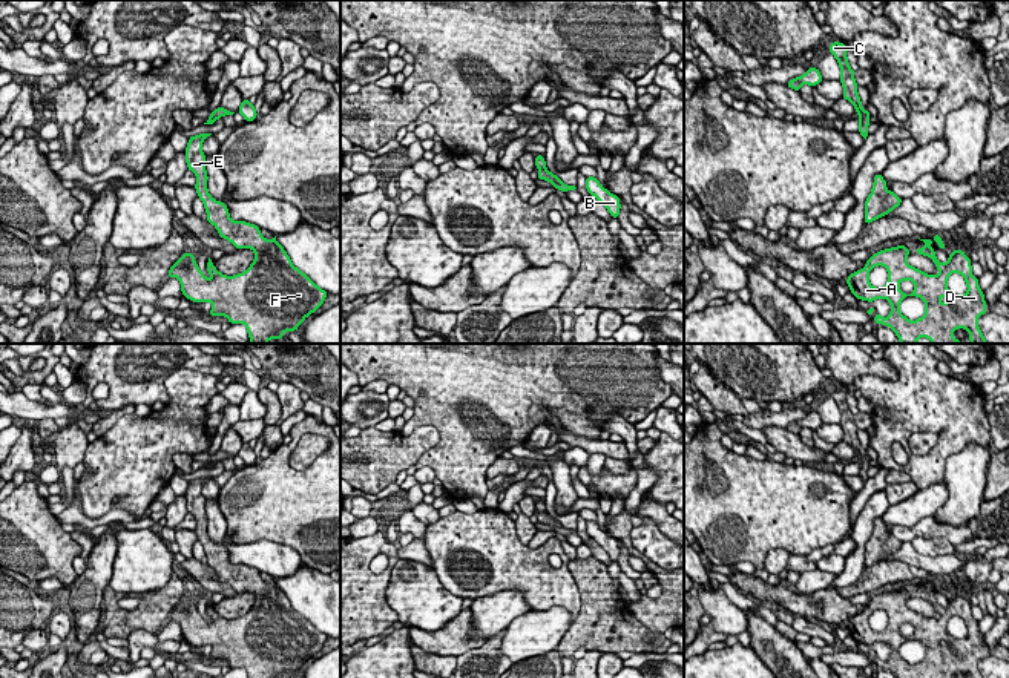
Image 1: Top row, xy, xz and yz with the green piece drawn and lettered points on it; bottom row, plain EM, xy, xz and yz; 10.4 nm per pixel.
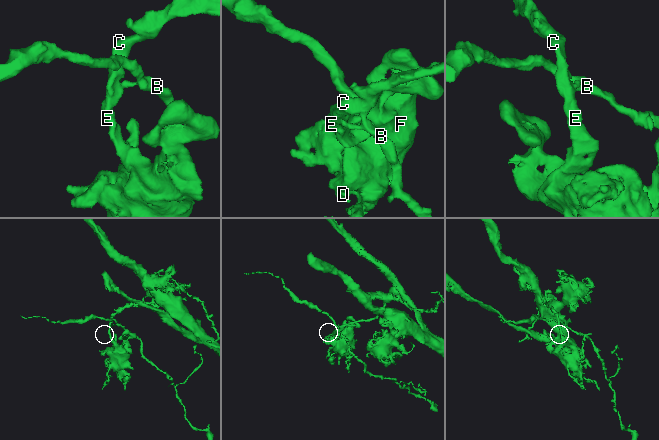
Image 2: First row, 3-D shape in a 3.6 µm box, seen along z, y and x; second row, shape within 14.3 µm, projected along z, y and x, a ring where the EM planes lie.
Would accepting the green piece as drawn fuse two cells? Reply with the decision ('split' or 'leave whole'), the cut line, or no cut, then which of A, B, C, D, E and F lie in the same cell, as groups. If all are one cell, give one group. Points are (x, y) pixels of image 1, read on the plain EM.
split; cut xz (562, 526), (554, 528); groups A C D E F / B

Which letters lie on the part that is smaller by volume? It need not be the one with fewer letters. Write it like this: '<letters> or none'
B

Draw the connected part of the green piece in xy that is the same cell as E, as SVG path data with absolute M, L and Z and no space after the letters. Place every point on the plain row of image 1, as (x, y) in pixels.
M199 477L189 482L186 491L187 512L196 518L195 532L202 545L207 564L213 568L221 581L230 584L236 592L251 592L255 604L251 609L235 620L219 617L213 604L209 601L207 615L212 618L207 623L198 612L195 600L186 595L169 614L169 621L178 621L182 638L193 646L212 646L209 658L225 660L230 667L244 667L248 678L284 678L296 675L307 660L314 657L325 644L328 637L317 630L307 618L291 607L284 591L276 584L270 584L261 578L261 572L245 564L233 564L224 546L213 543L207 534L207 514L204 509L205 499L202 497L202 485L212 477Z

